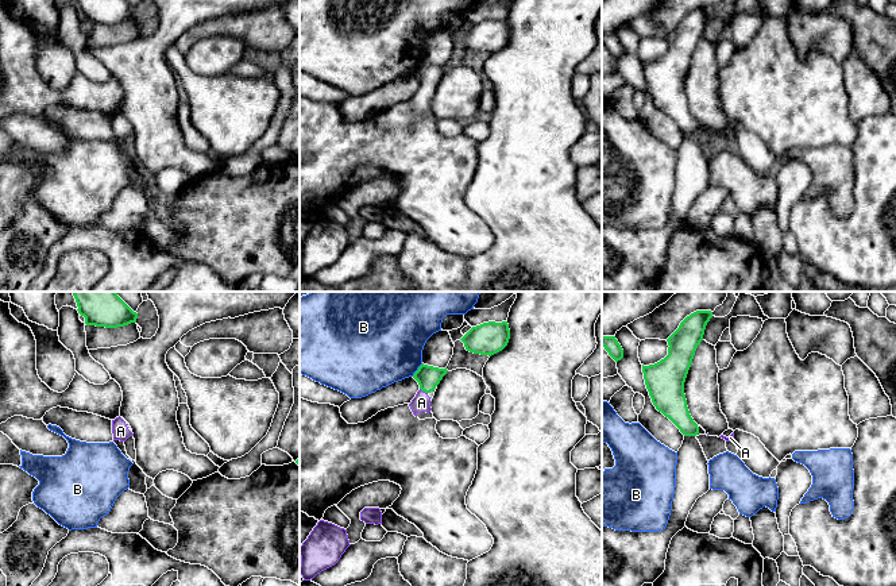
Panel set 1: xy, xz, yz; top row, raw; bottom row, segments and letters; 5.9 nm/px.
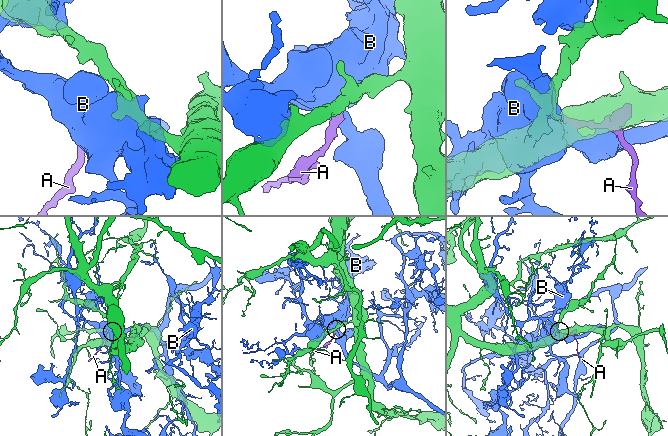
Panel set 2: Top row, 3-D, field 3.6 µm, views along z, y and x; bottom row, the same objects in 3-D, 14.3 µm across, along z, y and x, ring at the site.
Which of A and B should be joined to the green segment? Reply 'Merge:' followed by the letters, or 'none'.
Merge: A

